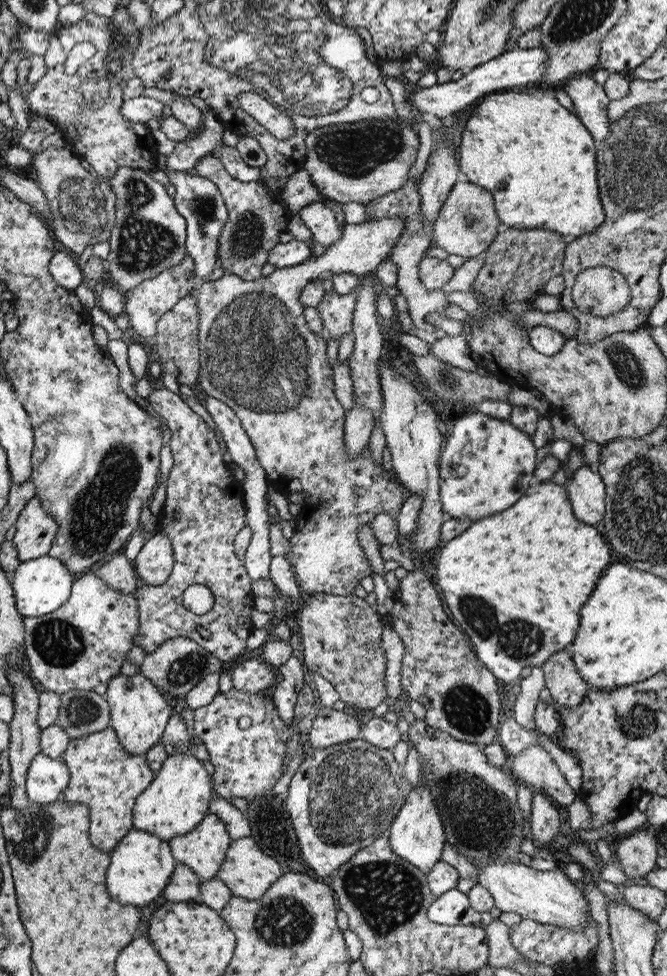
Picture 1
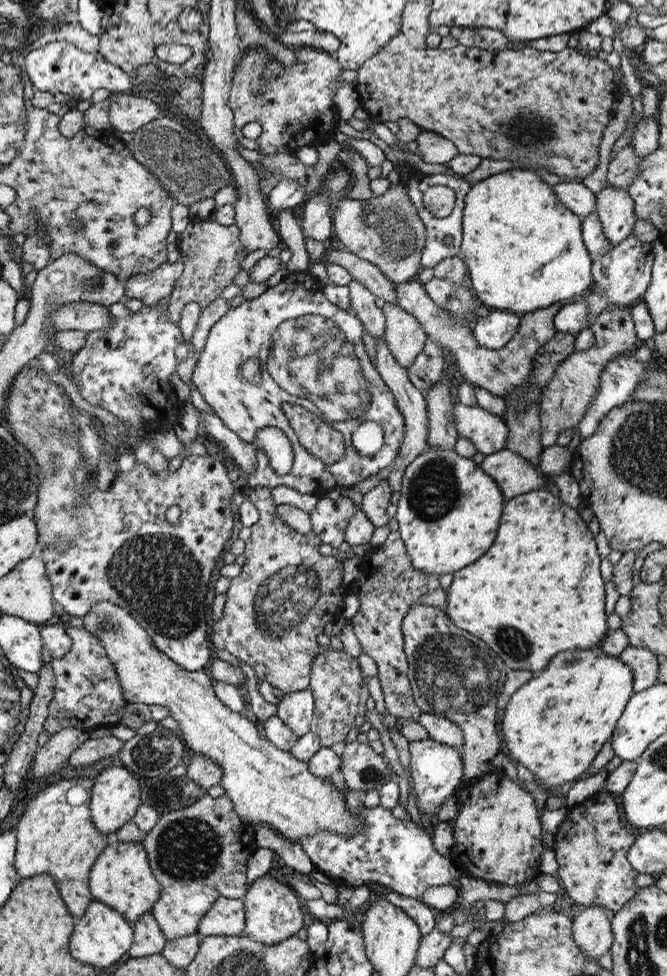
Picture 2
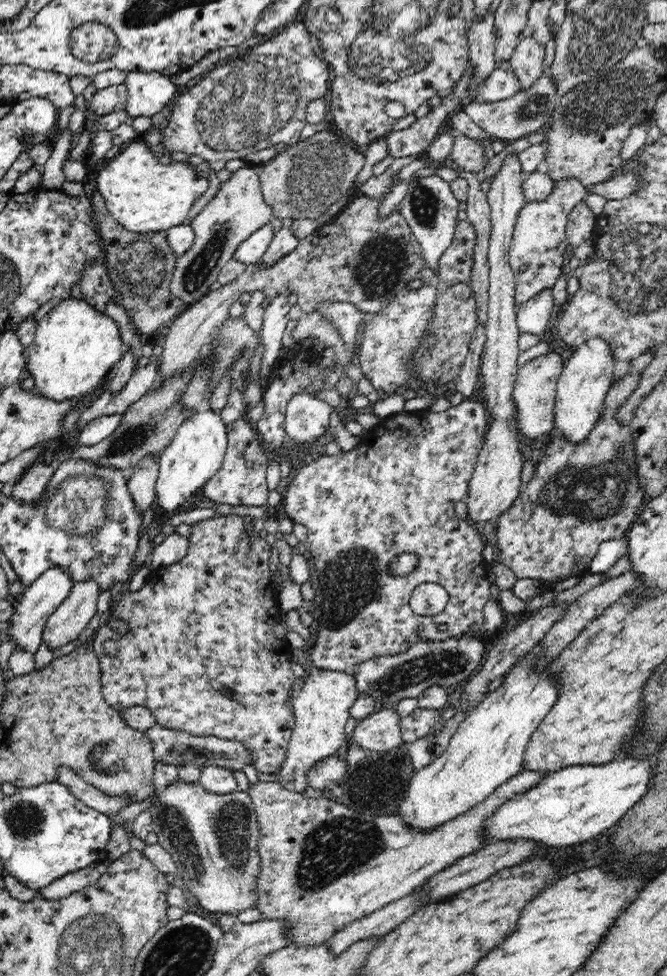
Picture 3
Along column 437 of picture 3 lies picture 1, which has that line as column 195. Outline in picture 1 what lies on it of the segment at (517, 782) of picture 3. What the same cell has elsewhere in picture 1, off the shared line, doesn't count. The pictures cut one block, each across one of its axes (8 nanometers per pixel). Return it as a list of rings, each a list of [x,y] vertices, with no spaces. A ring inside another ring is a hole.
[[[208,812],[197,826],[193,826],[193,830],[189,830],[183,836],[173,836],[171,840],[168,840],[168,844],[173,860],[185,864],[193,874],[197,874],[198,878],[204,881],[216,876],[231,841],[223,822],[215,814]]]

